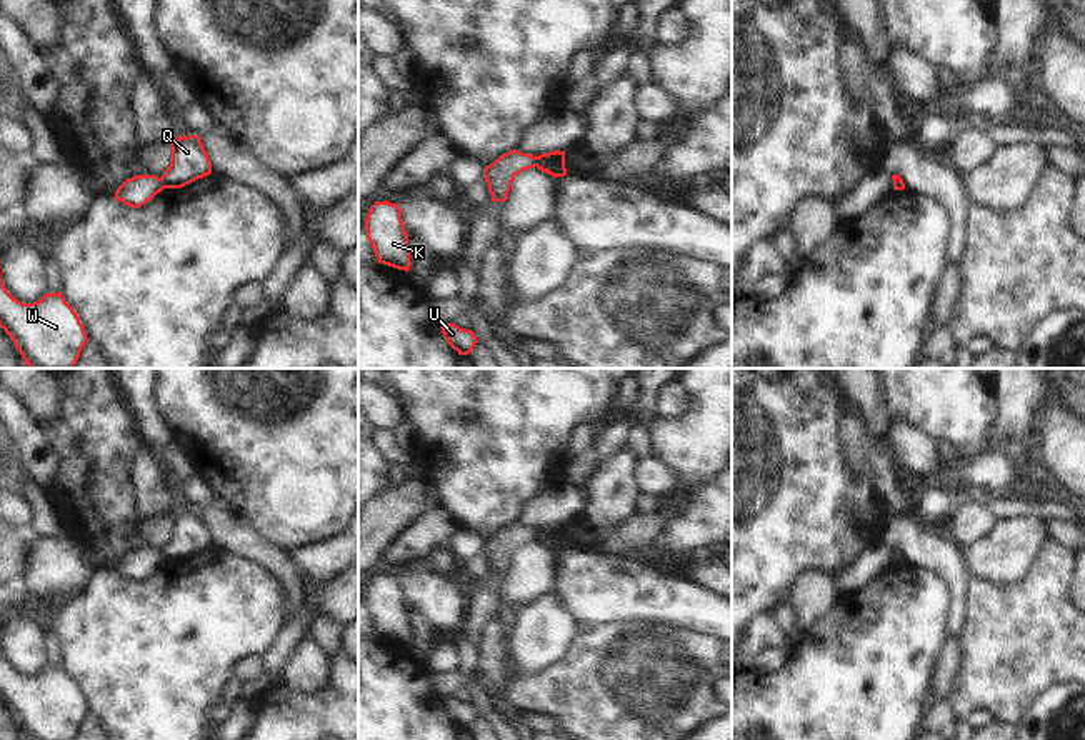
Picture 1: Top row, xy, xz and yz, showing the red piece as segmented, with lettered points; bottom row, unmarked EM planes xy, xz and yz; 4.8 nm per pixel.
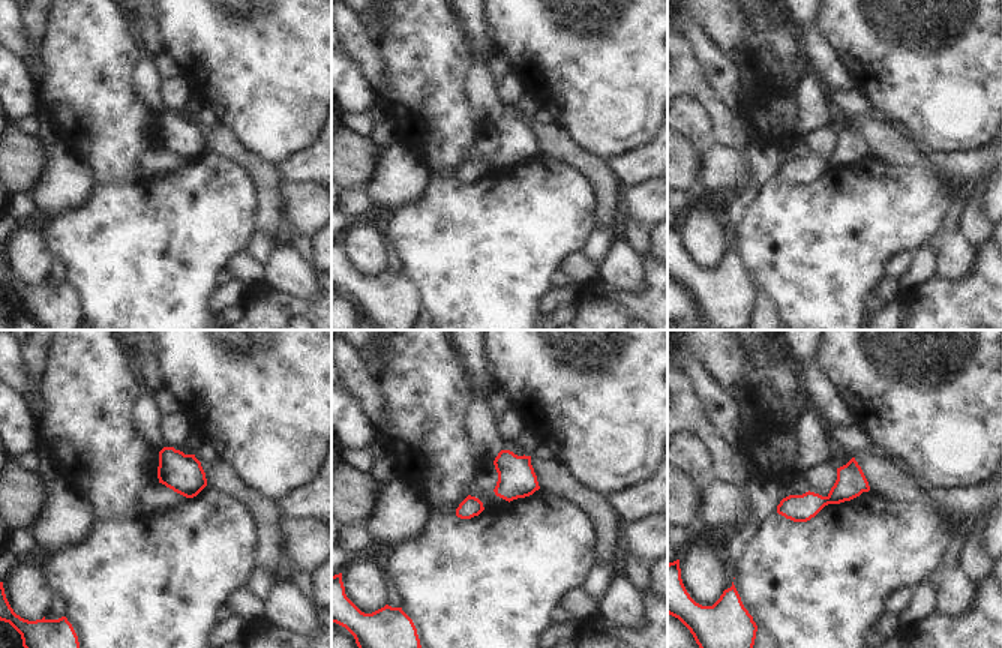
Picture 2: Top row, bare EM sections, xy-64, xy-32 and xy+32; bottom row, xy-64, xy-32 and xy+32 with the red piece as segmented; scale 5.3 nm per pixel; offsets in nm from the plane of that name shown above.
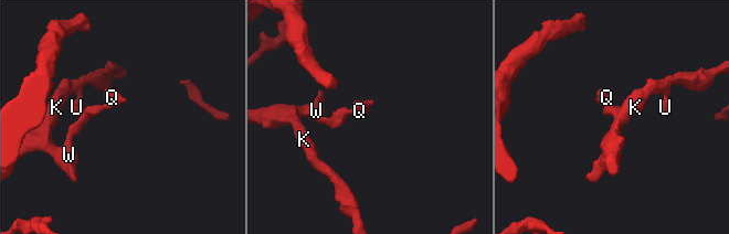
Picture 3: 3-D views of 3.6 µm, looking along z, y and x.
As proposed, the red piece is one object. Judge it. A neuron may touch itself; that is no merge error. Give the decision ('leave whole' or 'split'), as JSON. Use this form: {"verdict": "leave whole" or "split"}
{"verdict": "split"}

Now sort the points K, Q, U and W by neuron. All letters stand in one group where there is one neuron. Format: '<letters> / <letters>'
K U W / Q

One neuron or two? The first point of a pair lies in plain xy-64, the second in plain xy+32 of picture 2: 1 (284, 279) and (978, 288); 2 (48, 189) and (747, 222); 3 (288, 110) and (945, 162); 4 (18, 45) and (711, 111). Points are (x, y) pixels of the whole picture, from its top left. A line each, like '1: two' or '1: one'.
1: two
2: two
3: two
4: two

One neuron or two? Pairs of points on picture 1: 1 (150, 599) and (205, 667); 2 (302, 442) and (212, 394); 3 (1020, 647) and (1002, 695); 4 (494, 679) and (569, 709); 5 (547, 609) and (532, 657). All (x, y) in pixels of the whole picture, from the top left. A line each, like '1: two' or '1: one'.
1: one
2: one
3: one
4: two
5: one

